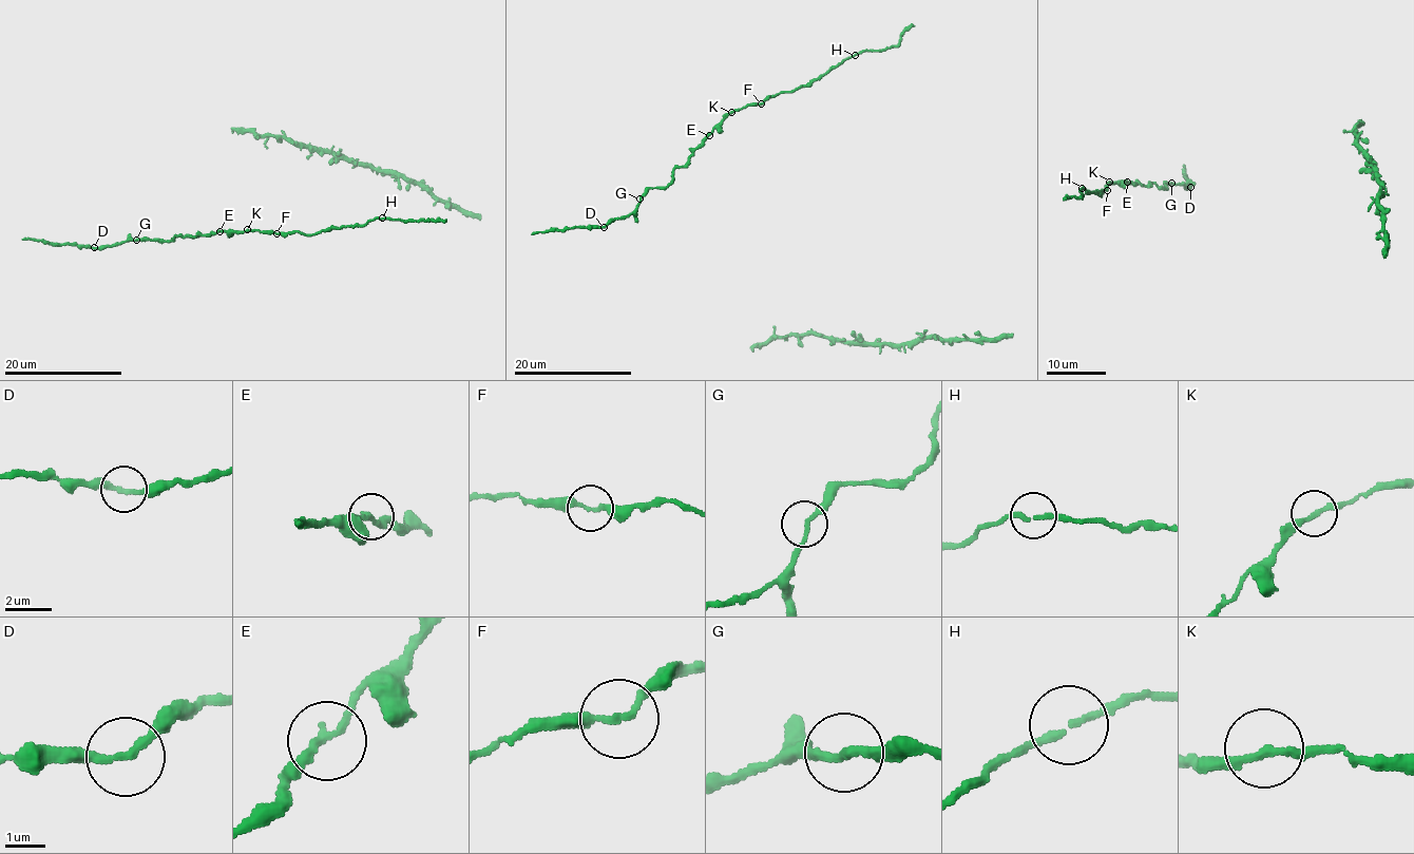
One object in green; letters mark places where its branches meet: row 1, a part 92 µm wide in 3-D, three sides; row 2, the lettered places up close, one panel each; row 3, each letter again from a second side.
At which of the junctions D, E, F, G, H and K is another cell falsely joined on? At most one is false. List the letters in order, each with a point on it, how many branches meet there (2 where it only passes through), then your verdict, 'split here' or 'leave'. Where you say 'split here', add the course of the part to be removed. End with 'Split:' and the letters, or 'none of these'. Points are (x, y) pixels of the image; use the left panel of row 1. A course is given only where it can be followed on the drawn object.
D: (94, 247) | 2 | leave
E: (220, 231) | 2 | leave
F: (276, 233) | 2 | leave
G: (136, 240) | 2 | leave
H: (382, 217) | 2 | leave
K: (247, 229) | 2 | leave
Split: none of these

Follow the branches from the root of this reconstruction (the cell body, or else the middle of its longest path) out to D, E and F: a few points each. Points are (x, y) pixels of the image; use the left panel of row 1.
D: (129, 235), (125, 242), (94, 248)
E: (129, 235), (136, 241), (169, 241), (175, 235), (195, 238), (220, 231)
F: (129, 235), (136, 241), (169, 241), (175, 235), (195, 238), (220, 231), (276, 232)

